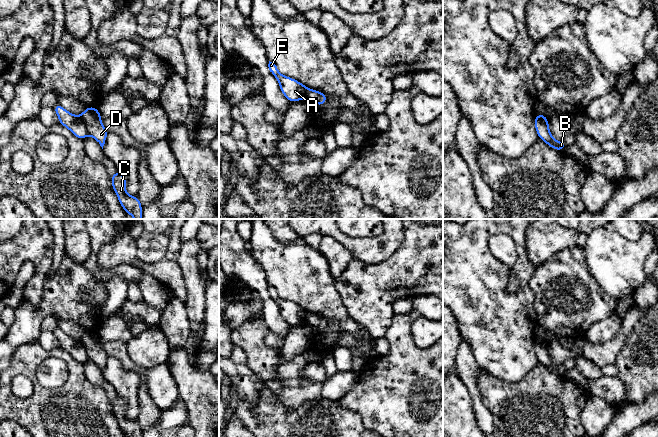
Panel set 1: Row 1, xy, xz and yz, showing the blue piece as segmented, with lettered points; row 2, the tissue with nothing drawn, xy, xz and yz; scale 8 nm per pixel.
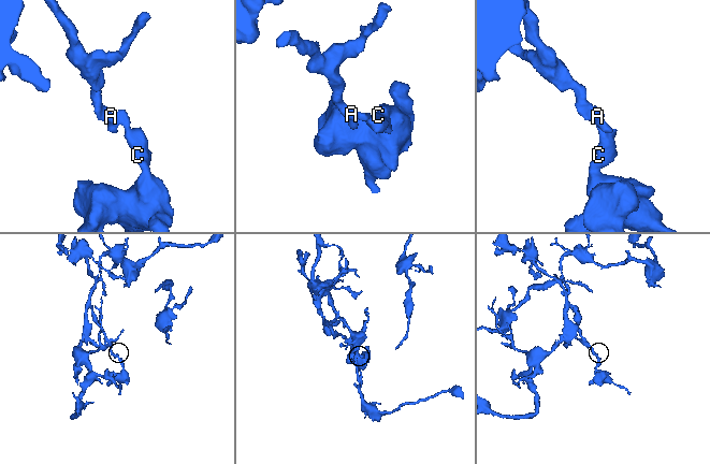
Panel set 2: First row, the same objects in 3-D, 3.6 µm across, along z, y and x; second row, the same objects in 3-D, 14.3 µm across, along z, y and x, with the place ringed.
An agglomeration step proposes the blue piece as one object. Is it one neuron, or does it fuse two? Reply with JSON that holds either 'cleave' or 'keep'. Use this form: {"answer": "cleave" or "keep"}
{"answer": "cleave"}

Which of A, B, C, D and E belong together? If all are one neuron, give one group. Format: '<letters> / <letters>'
A B E / C D

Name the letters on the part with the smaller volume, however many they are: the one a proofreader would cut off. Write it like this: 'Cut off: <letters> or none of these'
Cut off: C, D

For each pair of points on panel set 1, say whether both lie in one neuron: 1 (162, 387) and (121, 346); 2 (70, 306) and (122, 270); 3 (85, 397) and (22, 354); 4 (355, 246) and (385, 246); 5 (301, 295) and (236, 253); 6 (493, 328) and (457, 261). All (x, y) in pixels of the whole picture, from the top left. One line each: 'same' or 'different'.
1: same
2: different
3: same
4: same
5: different
6: same

